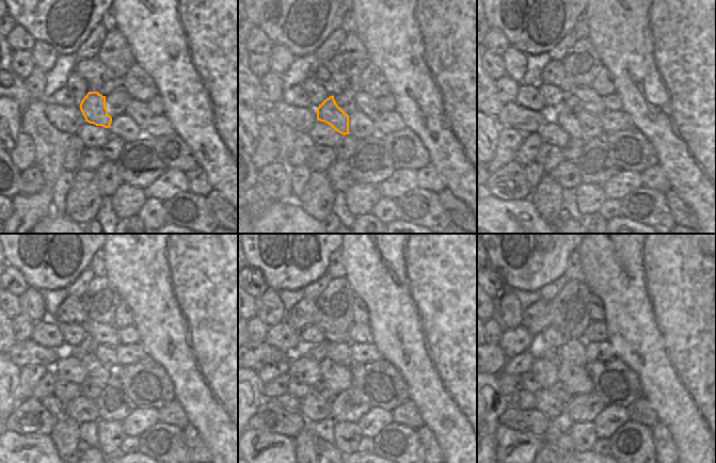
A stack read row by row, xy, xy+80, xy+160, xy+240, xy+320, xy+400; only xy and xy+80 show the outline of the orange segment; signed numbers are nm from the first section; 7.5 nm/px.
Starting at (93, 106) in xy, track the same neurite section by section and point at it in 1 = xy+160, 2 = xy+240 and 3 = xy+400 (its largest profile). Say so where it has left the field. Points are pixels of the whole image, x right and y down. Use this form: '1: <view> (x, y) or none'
1: xy+160 (565, 117)
2: xy+240 (95, 369)
3: xy+400 (575, 379)

